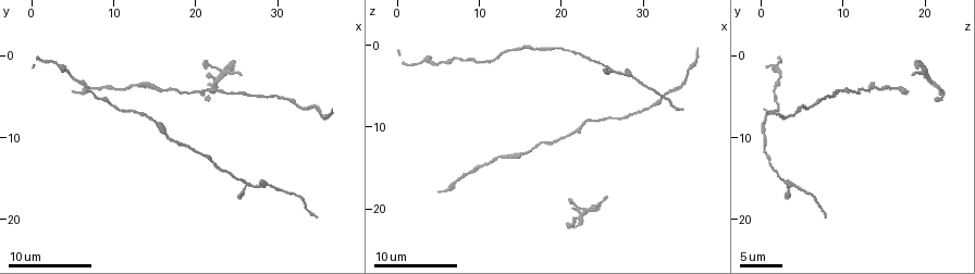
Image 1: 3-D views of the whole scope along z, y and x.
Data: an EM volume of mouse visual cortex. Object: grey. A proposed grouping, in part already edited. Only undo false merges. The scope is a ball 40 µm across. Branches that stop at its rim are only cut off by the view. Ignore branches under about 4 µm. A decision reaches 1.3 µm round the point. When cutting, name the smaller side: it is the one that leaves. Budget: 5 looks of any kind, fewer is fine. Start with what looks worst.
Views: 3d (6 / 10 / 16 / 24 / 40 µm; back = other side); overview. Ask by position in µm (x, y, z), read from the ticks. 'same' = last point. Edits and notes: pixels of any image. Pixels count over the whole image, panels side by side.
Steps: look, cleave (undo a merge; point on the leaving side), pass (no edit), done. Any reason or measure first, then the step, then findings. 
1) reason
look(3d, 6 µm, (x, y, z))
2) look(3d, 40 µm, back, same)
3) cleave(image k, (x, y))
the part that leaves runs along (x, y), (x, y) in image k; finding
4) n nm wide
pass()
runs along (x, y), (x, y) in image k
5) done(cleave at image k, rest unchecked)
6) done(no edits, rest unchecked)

look(3d, 6 µm, (32.6, 6.4, 5.8))

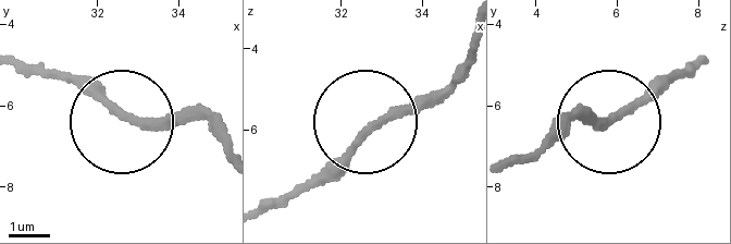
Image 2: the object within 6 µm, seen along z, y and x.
190 nm wide
pass()
continuous, no second neuron

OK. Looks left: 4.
sudden change in width
look(3d, 10 µm, (21.2, 4.4, 10.8))

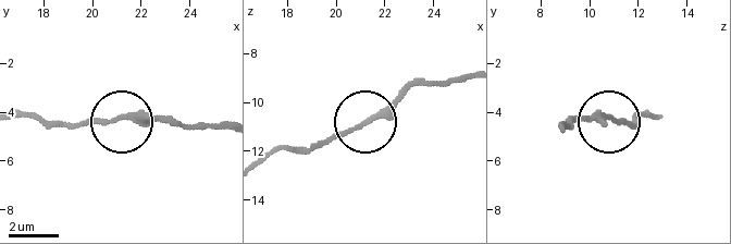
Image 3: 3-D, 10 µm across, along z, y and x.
look(3d, 10 µm, back, (21.0, 4.2, 10.9))

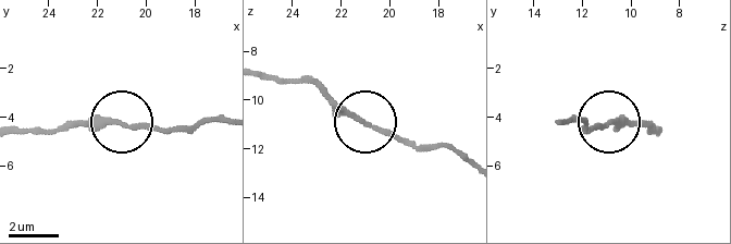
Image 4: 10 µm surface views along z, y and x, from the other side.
pass()
continuous, no second neuron

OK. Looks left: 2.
sudden change in width
look(3d, 16 µm, (15.4, 4.2, 13.2))

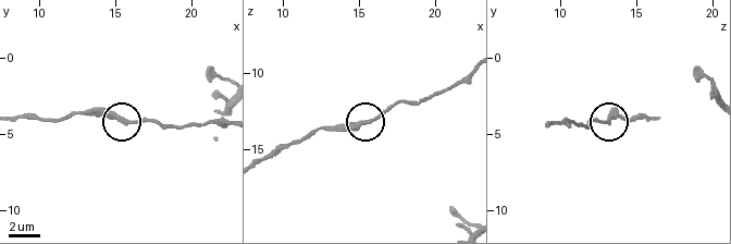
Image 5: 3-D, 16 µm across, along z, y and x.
pass()
runs along (466, 74), (372, 119), (316, 129) in image 5; continuous, no second neuron

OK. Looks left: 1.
done(no edits, rest unchecked)

